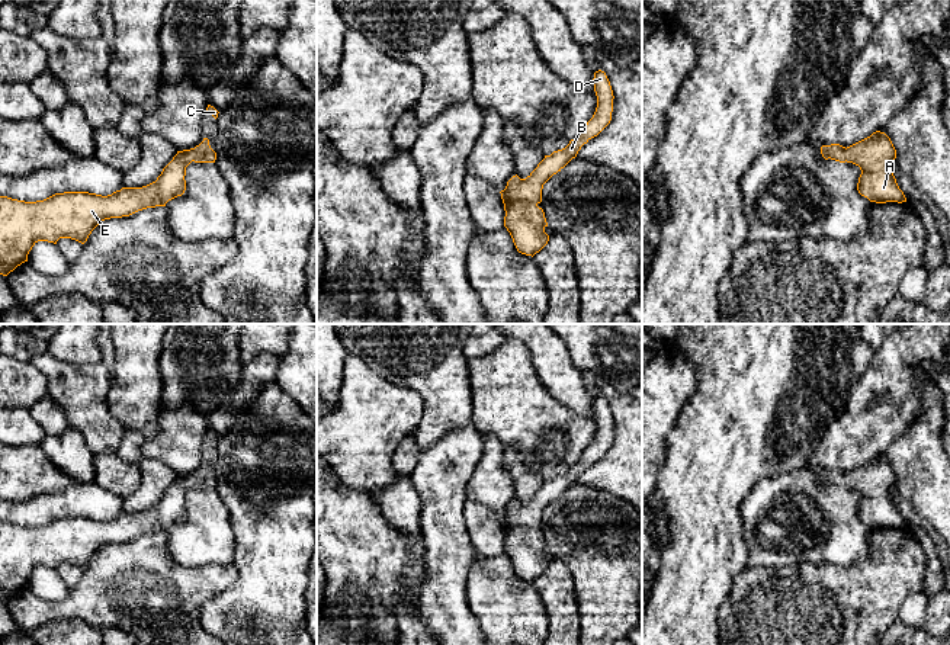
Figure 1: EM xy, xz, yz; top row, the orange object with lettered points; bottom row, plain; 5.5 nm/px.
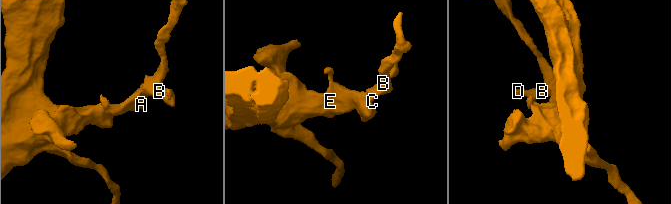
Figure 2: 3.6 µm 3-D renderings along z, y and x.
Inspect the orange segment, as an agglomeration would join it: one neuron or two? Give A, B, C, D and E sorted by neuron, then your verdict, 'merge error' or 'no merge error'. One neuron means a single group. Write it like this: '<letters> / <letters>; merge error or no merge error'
A B C D E; no merge error

